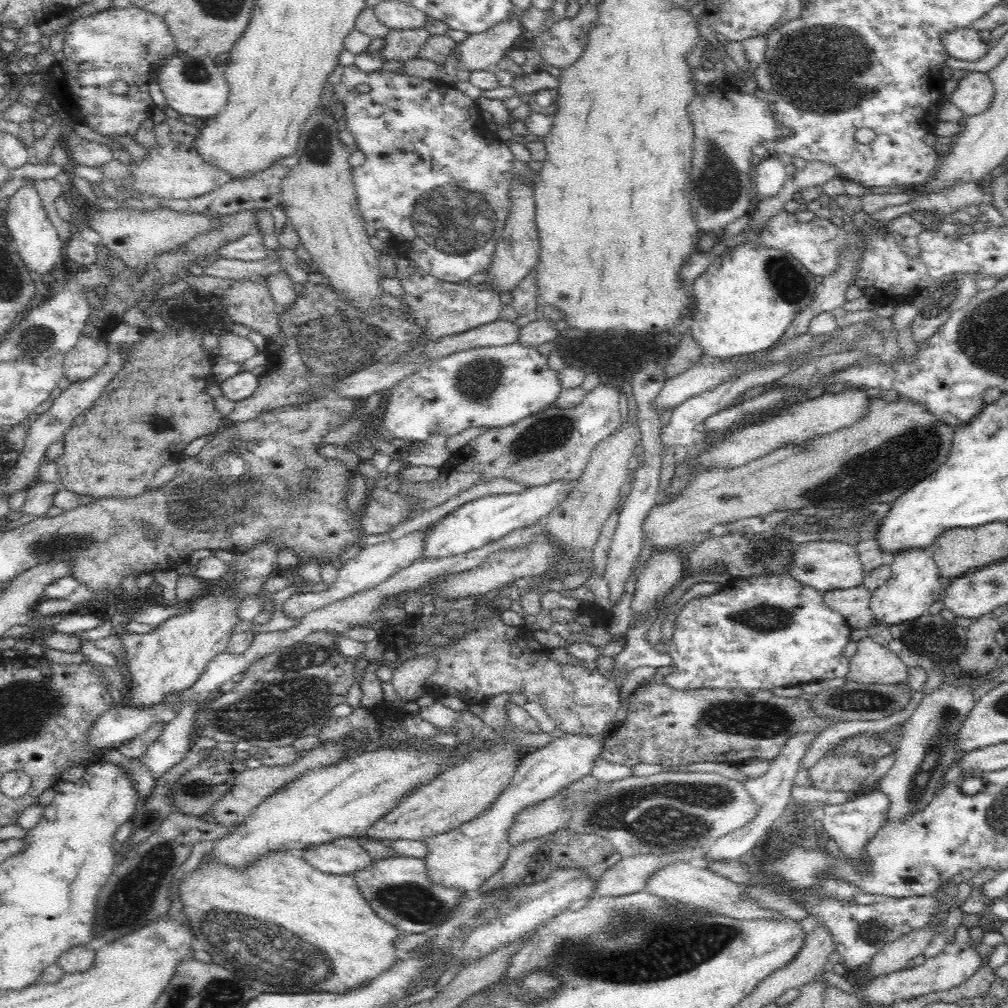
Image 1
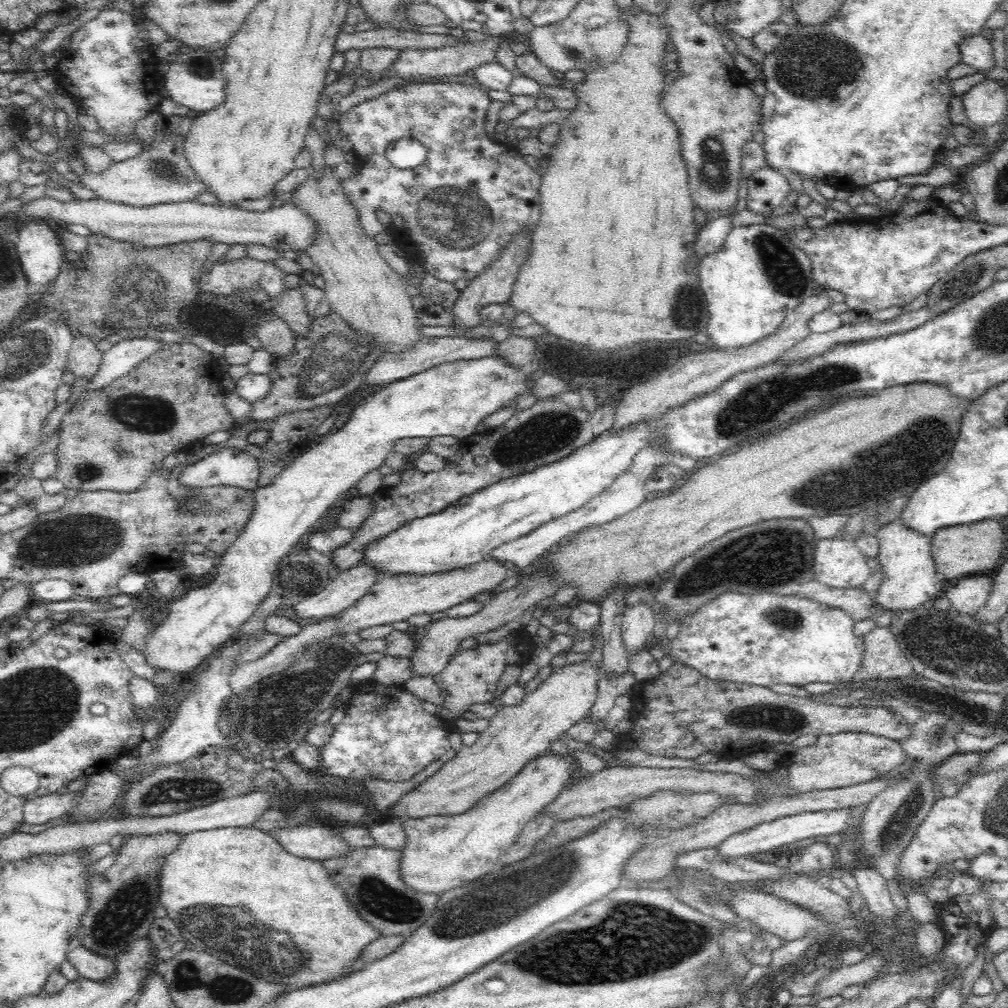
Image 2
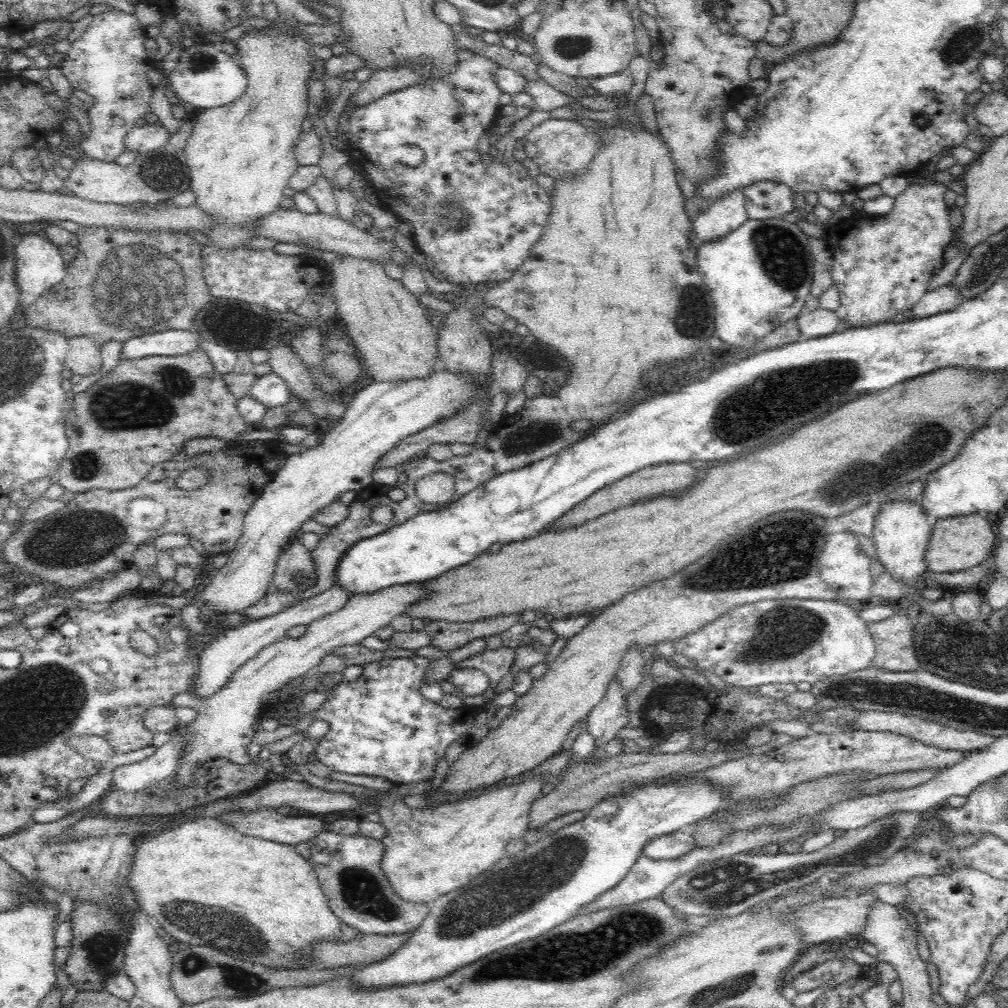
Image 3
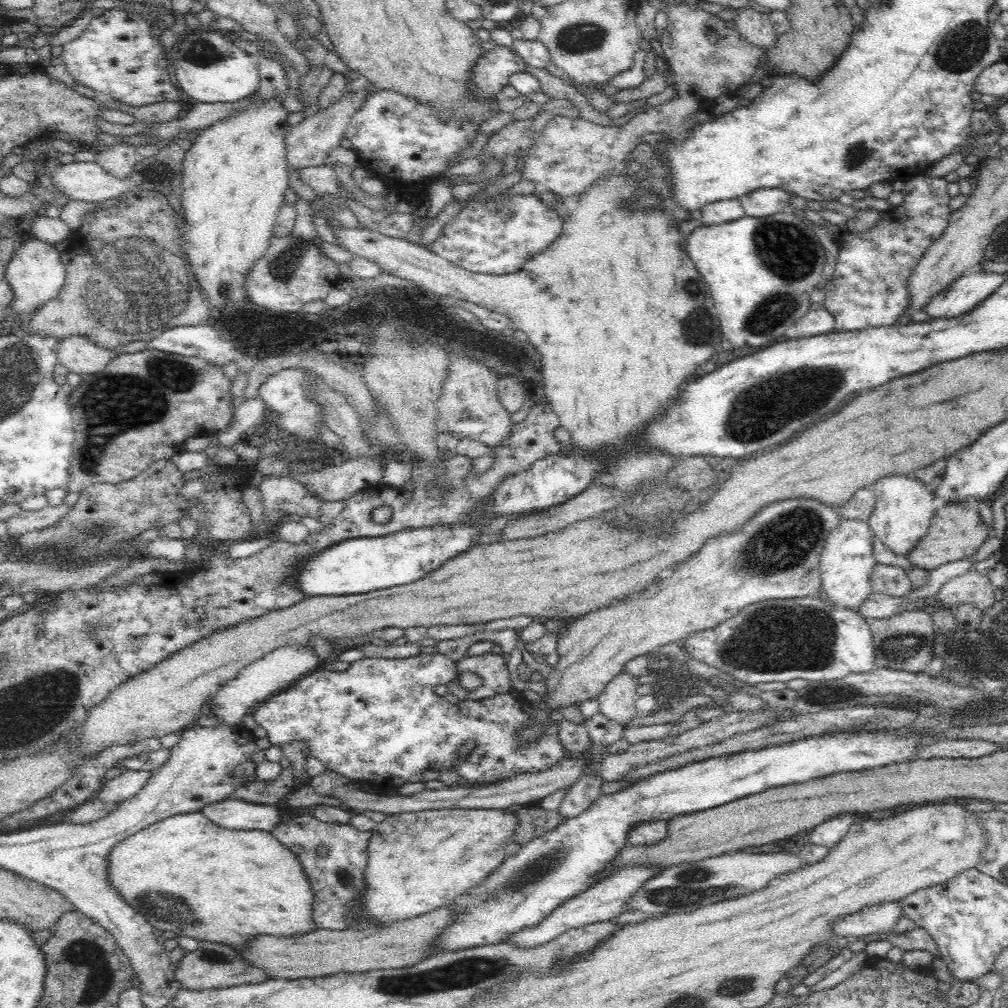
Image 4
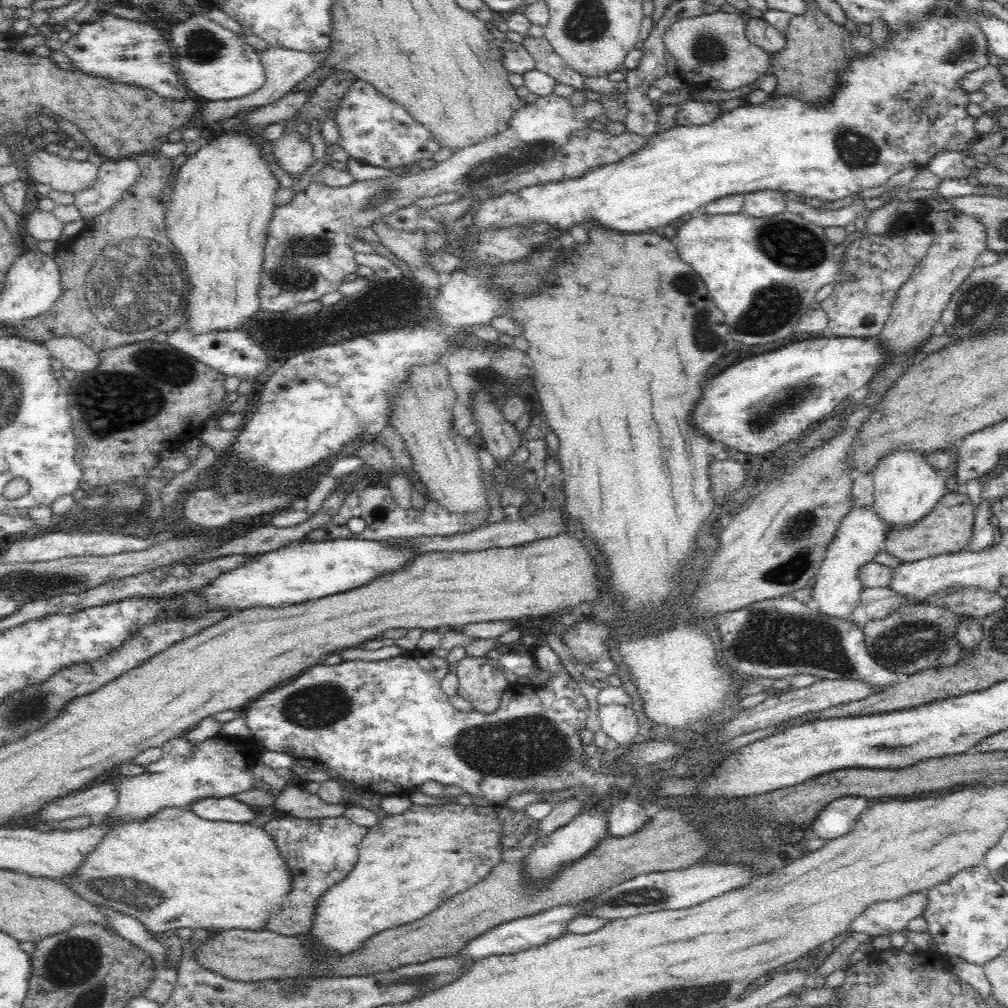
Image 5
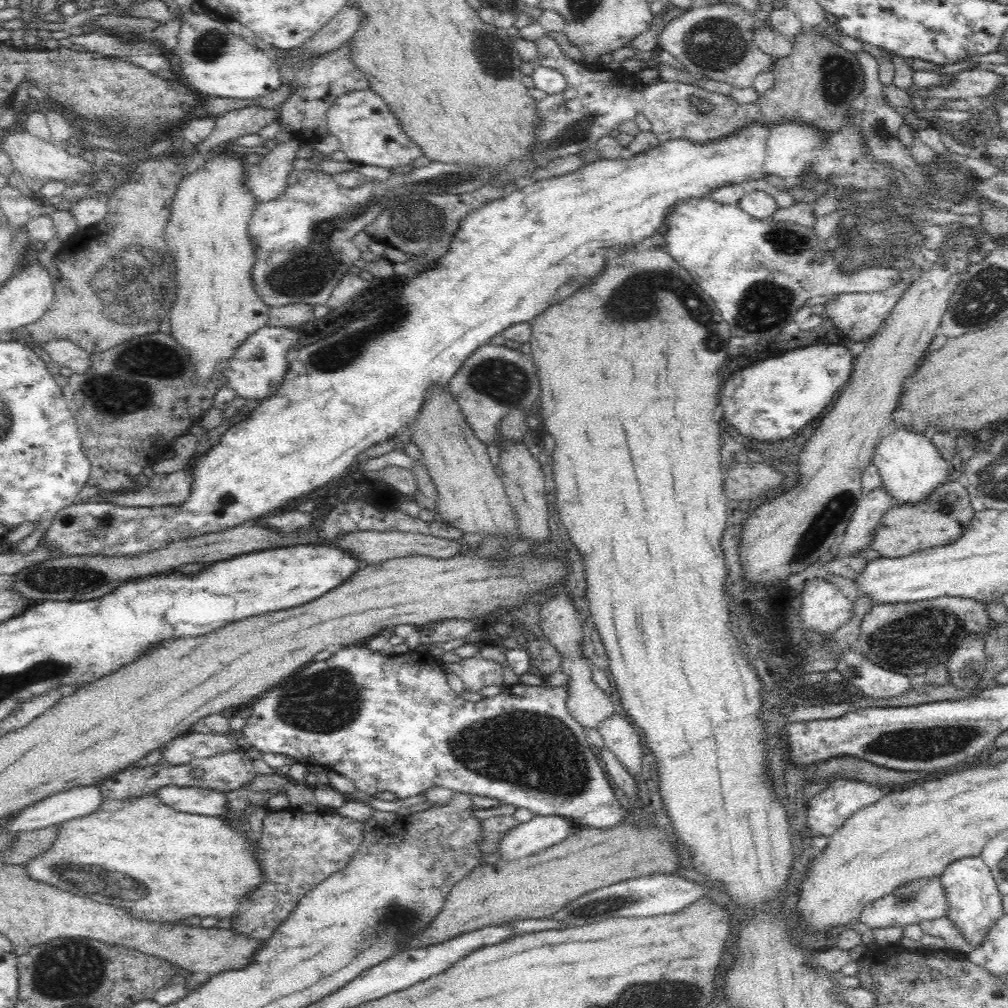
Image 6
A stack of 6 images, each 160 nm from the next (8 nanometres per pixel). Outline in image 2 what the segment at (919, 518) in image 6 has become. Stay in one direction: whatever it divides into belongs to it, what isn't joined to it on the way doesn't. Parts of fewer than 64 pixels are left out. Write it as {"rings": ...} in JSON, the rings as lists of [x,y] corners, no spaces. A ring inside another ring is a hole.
{"rings":[[[996,519],[938,529],[931,537],[931,554],[939,577],[961,579],[991,570],[1004,554],[1006,537],[1004,528]]]}

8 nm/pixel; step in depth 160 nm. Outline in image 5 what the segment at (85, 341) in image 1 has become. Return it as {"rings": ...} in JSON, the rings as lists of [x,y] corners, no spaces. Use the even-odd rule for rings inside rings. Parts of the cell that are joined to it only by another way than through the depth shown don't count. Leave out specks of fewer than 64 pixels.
{"rings":[[[56,337],[43,341],[42,344],[48,349],[50,356],[76,373],[95,370],[101,361],[99,353],[74,337]]]}

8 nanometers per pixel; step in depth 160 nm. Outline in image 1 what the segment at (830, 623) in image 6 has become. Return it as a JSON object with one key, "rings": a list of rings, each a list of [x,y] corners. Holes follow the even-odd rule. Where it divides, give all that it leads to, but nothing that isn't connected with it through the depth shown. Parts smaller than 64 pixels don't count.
{"rings":[[[816,540],[796,545],[792,555],[790,575],[798,582],[819,591],[852,588],[863,584],[866,576],[864,565],[854,545],[843,544],[836,540]]]}

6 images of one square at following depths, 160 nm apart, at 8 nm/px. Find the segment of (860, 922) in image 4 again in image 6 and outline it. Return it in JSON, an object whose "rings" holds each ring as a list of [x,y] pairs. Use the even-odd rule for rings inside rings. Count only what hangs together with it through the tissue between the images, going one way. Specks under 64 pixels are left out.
{"rings":[[[940,876],[932,878],[916,878],[900,886],[896,886],[890,894],[878,900],[869,902],[860,913],[860,922],[870,928],[884,928],[884,926],[906,926],[919,923],[921,920],[930,920],[947,917],[949,902],[945,895],[944,885]]]}

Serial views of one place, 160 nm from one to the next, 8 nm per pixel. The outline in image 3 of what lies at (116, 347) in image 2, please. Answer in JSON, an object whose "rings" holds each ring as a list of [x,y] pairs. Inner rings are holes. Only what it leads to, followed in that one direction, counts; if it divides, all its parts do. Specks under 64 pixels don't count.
{"rings":[[[162,330],[123,342],[121,358],[146,358],[150,356],[180,356],[201,348],[200,332],[196,330]]]}

